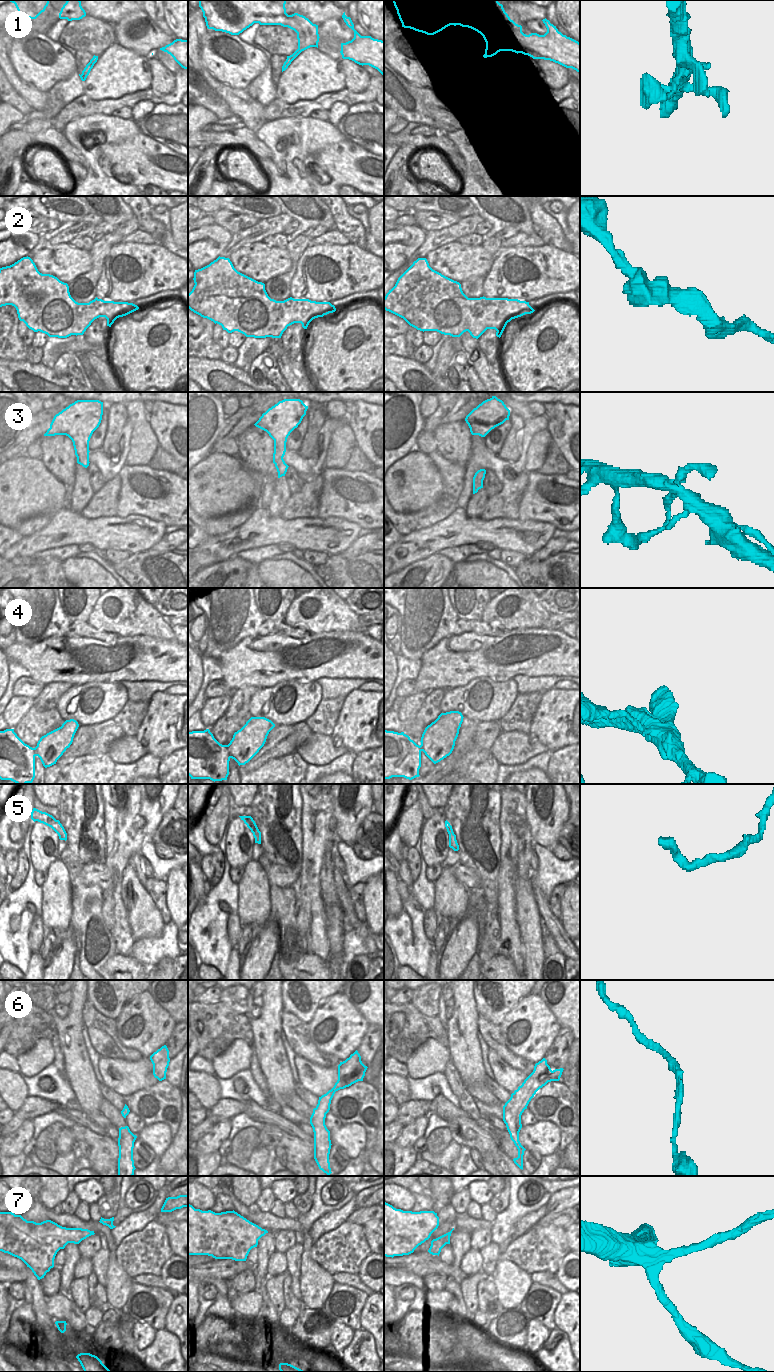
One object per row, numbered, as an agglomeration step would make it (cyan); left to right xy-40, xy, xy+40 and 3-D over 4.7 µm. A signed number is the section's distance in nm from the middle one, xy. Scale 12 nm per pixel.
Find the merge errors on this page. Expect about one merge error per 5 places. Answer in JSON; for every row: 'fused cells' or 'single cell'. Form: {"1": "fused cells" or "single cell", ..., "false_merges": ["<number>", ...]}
{"1": "single cell", "2": "single cell", "3": "single cell", "4": "single cell", "5": "fused cells", "6": "single cell", "7": "single cell", "false_merges": ["5"]}

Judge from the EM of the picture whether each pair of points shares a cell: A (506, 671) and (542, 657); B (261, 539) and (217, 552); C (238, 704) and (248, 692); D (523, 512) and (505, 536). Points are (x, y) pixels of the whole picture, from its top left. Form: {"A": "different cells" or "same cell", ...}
{"A": "same cell", "B": "same cell", "C": "same cell", "D": "different cells"}

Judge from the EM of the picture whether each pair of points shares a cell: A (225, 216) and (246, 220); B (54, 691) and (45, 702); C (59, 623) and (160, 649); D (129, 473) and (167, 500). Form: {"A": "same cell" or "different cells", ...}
{"A": "same cell", "B": "same cell", "C": "different cells", "D": "same cell"}

